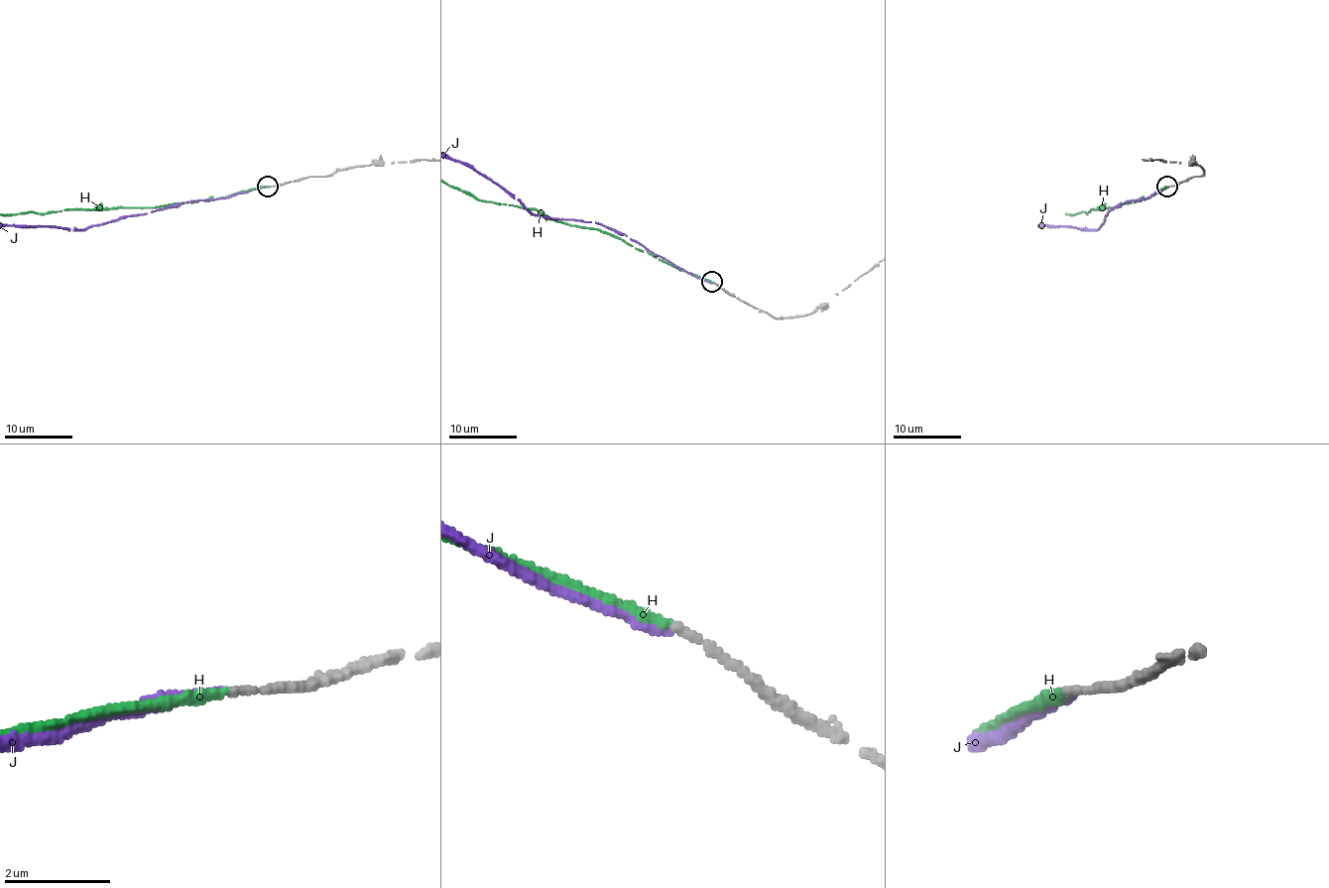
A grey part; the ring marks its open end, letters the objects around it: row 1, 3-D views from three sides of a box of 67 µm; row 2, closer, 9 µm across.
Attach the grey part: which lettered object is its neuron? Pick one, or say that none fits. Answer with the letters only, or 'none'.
H

